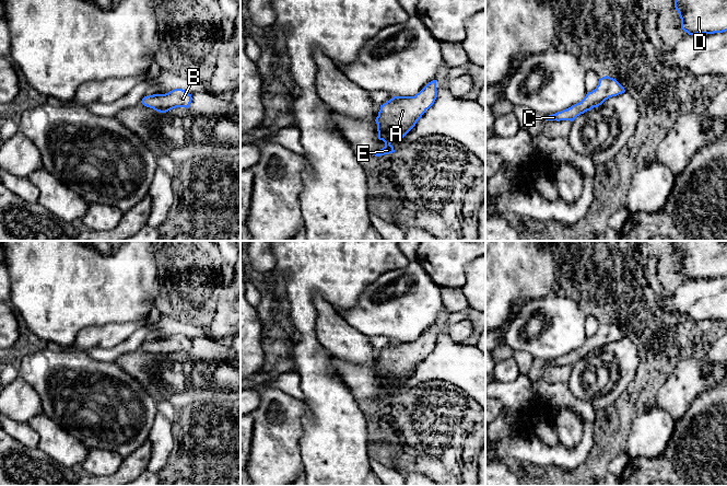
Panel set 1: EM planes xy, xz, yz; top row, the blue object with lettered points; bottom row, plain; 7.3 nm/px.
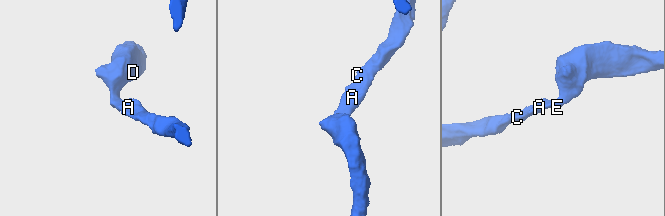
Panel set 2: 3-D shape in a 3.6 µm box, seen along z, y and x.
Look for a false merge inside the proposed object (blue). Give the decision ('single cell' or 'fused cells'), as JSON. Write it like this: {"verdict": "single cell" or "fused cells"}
{"verdict": "single cell"}

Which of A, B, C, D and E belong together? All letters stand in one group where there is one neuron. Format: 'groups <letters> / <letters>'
groups A B C D E

